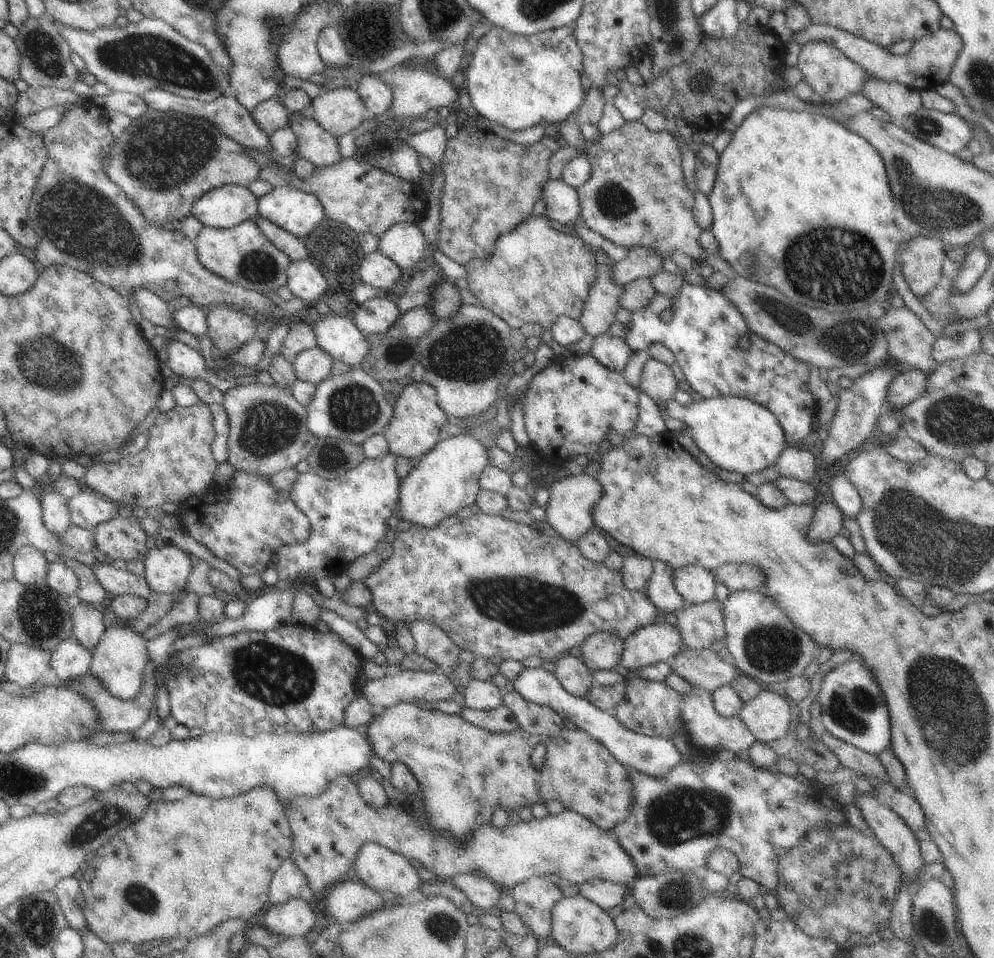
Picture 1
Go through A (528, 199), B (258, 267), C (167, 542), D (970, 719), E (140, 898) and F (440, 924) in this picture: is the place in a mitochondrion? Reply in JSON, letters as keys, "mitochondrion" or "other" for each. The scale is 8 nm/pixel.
{"A":"other","B":"mitochondrion","C":"other","D":"mitochondrion","E":"mitochondrion","F":"mitochondrion"}

